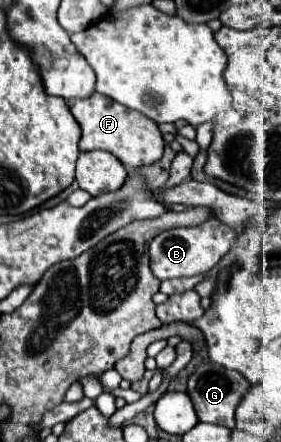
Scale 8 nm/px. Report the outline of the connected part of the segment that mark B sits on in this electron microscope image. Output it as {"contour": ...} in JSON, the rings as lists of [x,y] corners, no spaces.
{"contour":[[[209,217],[207,221],[193,225],[193,227],[167,229],[151,241],[151,247],[149,247],[151,271],[161,281],[209,273],[221,261],[221,257],[231,249],[231,243],[235,237],[237,237],[237,231],[233,227],[221,223],[217,217]]]}

